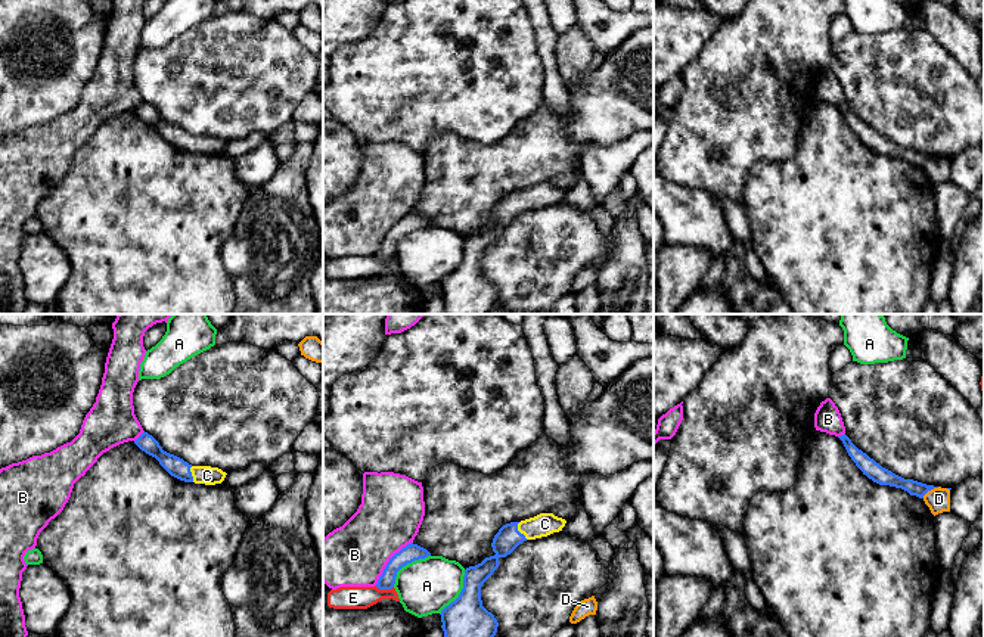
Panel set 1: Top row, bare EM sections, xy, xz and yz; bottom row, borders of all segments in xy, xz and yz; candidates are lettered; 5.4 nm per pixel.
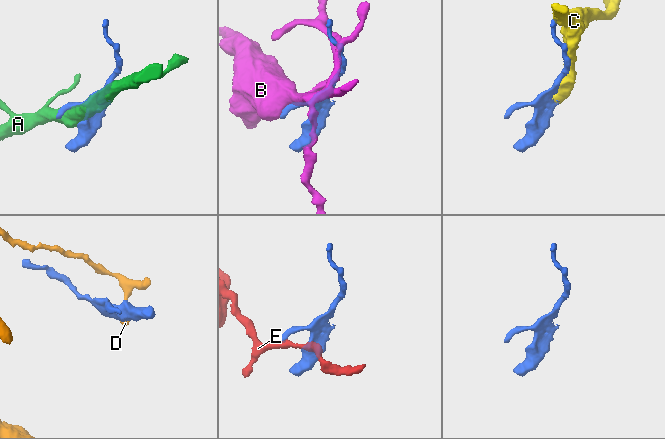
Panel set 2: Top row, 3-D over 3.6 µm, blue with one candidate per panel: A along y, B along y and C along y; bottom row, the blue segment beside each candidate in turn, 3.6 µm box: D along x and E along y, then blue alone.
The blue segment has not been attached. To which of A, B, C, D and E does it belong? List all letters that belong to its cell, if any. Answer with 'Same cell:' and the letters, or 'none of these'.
Same cell: C

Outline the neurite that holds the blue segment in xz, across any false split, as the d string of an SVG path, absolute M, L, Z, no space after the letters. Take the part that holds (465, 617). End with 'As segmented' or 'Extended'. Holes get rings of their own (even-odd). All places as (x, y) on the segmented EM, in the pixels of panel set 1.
M553 513L503 525L494 535L494 556L465 569L463 588L459 597L441 610L444 637L494 637L499 622L482 606L481 587L499 568L499 559L510 554L527 540L547 537L562 531L567 521Z. Extended

